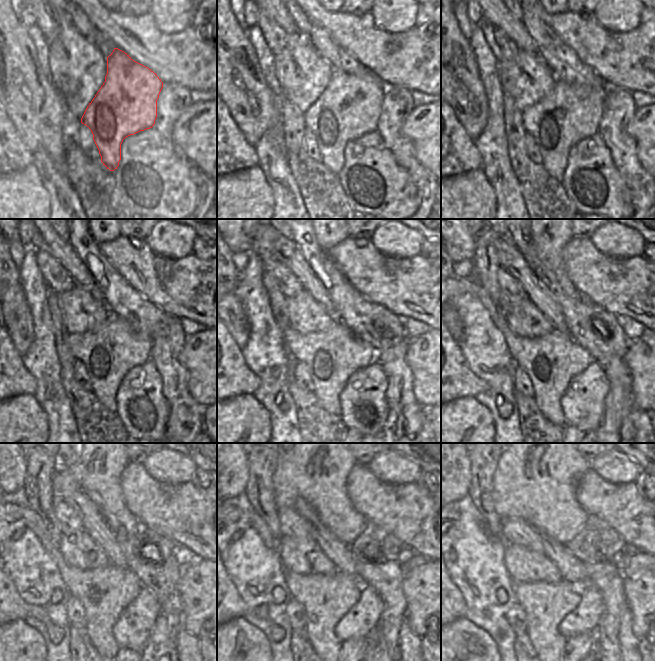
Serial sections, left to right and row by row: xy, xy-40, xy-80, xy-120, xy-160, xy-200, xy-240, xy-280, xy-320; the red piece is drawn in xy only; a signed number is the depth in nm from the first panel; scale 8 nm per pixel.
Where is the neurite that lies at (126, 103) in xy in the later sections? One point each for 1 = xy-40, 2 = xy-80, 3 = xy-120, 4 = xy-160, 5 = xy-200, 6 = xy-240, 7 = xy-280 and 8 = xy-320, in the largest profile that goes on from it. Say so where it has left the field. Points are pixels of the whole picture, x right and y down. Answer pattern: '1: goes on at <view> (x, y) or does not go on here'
1: goes on at xy-40 (349, 107)
2: goes on at xy-80 (569, 113)
3: goes on at xy-120 (109, 351)
4: goes on at xy-160 (332, 355)
5: goes on at xy-200 (551, 361)
6: goes on at xy-240 (105, 591)
7: goes on at xy-280 (326, 598)
8: goes on at xy-320 (546, 604)

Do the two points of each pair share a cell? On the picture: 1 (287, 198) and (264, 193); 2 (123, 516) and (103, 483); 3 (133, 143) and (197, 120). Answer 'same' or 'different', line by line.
1: different
2: same
3: different

